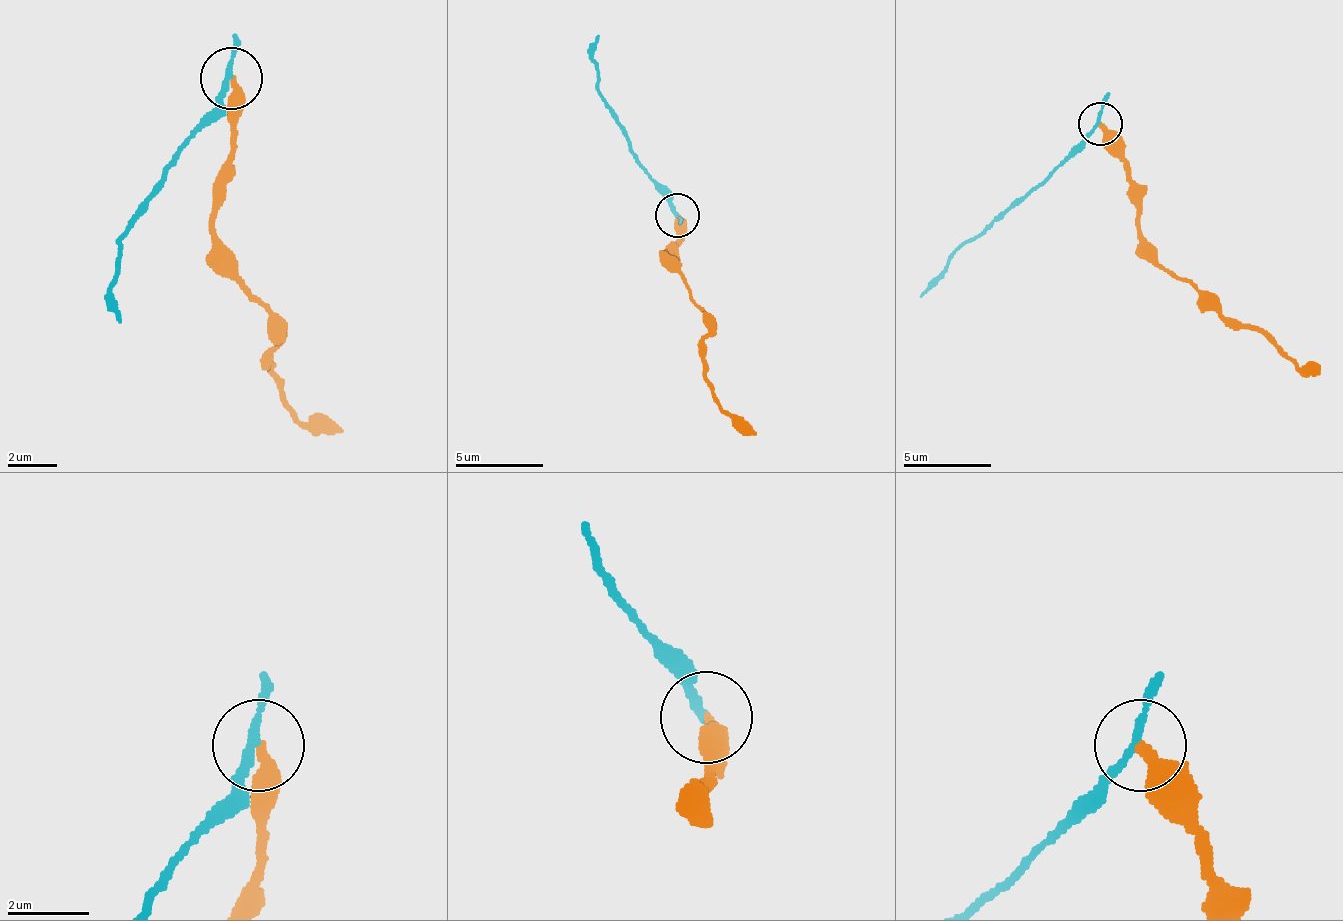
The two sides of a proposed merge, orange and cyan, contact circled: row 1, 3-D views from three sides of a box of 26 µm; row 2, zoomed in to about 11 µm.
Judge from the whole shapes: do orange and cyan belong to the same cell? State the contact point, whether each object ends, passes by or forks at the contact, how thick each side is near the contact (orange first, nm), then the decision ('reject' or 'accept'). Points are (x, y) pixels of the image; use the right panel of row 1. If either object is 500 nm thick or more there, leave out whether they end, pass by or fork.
at (1100, 124); orange ends there; cyan passes by; 320 nm thick on the orange side, 180 nm on the other; reject

